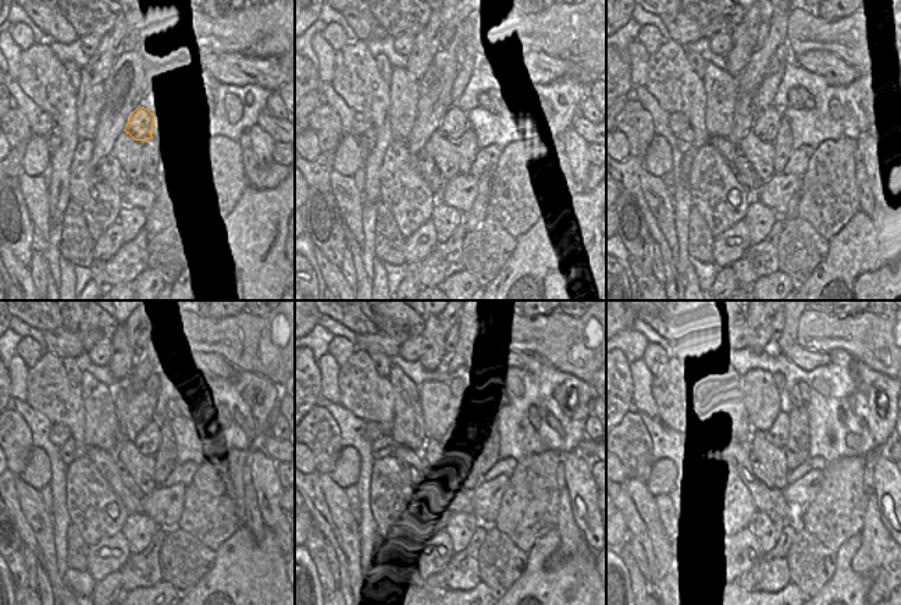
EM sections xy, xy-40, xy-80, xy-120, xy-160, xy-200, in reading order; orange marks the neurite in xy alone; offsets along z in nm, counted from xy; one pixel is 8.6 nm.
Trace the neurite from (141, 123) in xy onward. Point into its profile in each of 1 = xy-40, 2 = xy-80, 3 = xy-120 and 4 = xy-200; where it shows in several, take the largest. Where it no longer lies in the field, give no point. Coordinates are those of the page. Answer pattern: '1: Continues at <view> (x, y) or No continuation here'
1: Continues at xy-40 (453, 125)
2: Continues at xy-80 (768, 123)
3: Continues at xy-120 (148, 441)
4: Continues at xy-200 (777, 434)

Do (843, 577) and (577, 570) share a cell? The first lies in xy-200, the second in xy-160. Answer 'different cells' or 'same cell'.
same cell

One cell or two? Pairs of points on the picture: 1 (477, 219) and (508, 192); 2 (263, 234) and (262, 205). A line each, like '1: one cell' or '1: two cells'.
1: two cells
2: one cell

